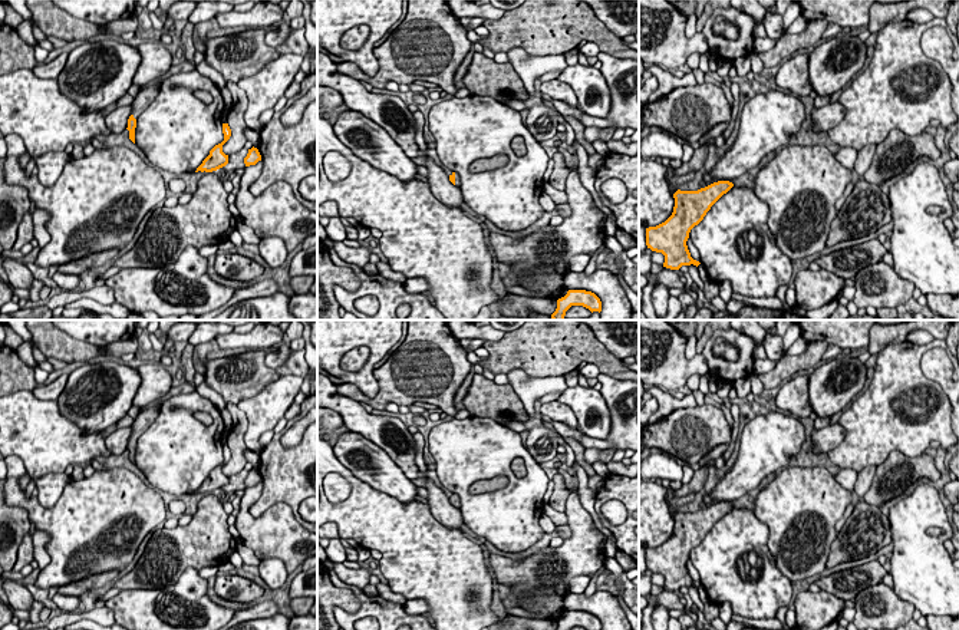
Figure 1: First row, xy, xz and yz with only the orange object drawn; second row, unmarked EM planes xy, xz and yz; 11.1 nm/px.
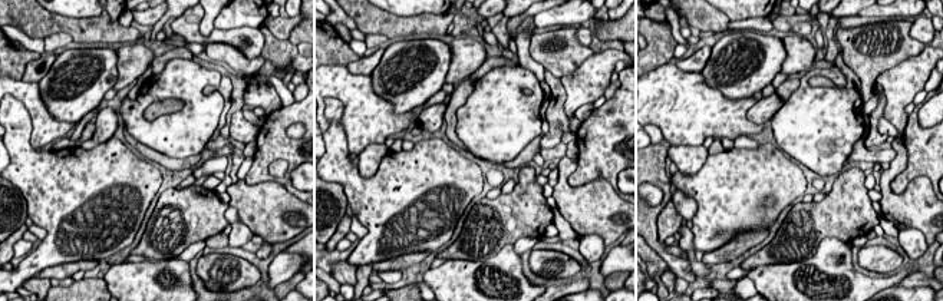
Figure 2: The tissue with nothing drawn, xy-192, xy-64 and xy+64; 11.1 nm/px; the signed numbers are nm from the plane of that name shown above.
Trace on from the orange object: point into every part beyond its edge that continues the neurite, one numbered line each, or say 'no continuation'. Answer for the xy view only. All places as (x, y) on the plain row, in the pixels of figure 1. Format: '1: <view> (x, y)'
1: xy (147, 415)

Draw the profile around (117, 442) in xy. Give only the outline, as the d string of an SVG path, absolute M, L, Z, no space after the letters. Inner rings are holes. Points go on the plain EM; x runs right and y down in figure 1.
M132 426L121 428L106 436L105 445L113 456L119 456L128 449L128 441L131 436Z

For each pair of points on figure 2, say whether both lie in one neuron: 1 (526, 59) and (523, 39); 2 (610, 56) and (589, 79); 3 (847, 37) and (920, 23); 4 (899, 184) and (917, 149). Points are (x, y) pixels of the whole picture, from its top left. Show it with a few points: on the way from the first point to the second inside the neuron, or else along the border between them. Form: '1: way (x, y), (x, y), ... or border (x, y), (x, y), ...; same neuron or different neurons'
1: way (523, 55), (523, 43); same neuron
2: way (604, 62), (594, 73); same neuron
3: border (912, 20), (910, 35), (925, 45); different neurons
4: way (907, 175), (917, 165), (917, 158); same neuron

